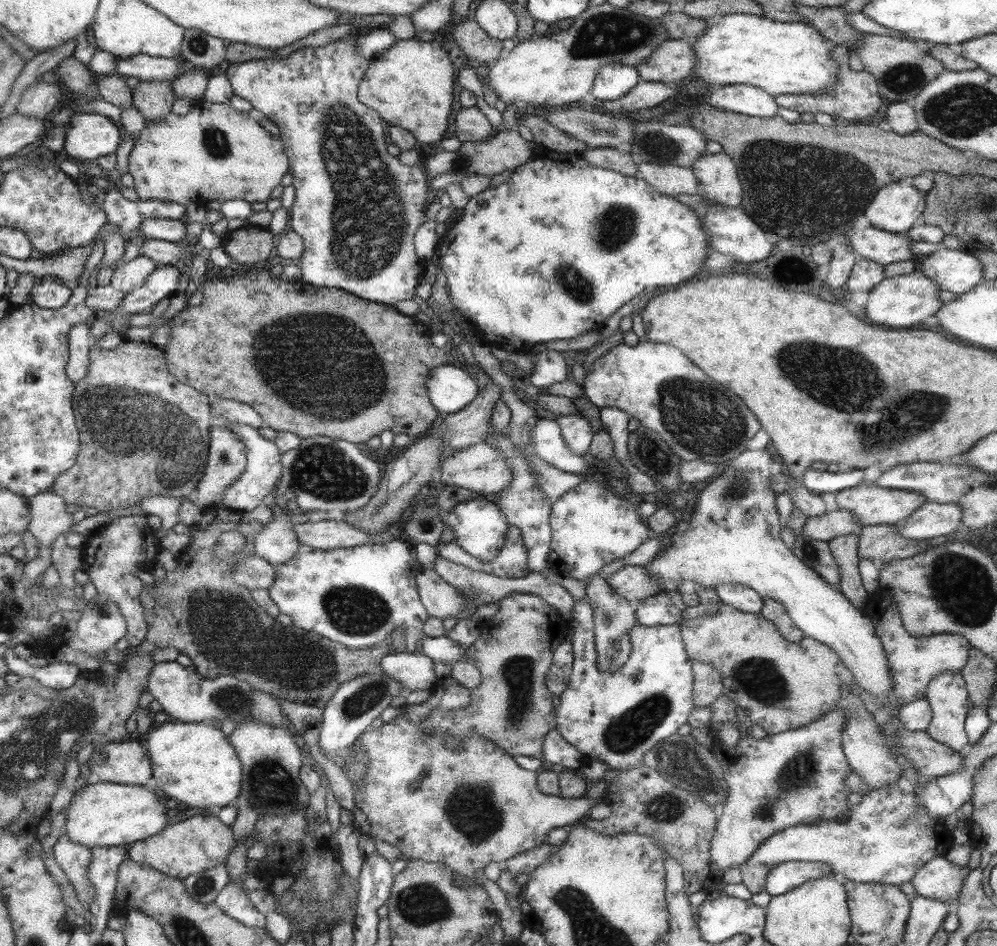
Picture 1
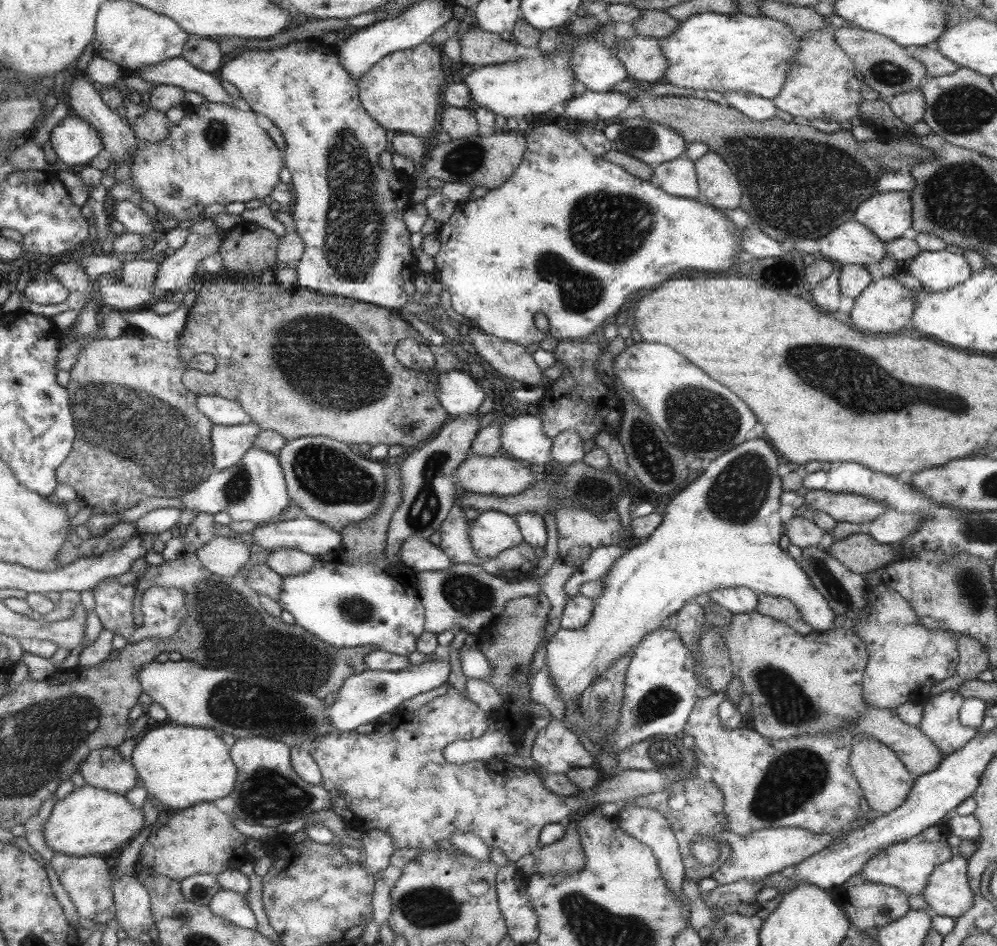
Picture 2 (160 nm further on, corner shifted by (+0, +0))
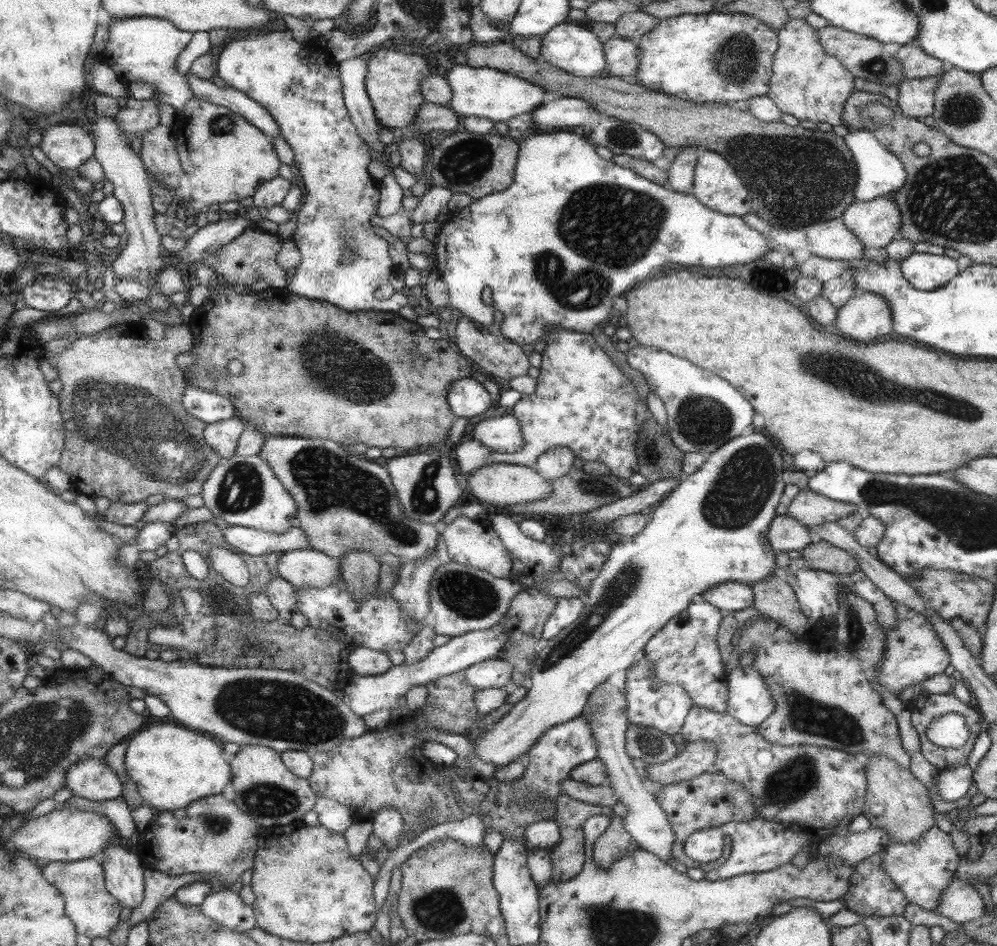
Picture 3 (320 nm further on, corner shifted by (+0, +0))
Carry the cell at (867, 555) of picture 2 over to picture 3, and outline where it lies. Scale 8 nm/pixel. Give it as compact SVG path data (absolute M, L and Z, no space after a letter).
M820 541L817 544L807 544L800 551L801 559L808 568L839 575L848 575L859 572L857 561L849 556L848 552L841 550L827 542Z

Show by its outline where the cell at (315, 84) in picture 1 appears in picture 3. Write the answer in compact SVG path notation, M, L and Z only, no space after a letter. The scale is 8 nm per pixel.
M271 31L267 34L254 33L253 35L239 36L238 38L235 38L235 40L231 40L231 42L225 46L225 50L223 50L221 56L219 56L220 61L217 63L217 75L224 80L227 86L251 97L251 100L260 104L266 110L267 114L269 114L269 116L271 116L276 122L281 137L283 137L283 140L294 152L294 164L298 168L303 181L303 188L305 188L305 201L300 204L299 212L296 214L296 230L295 234L292 236L300 254L300 262L299 265L290 273L292 281L285 286L286 291L291 294L296 294L297 296L302 296L303 298L310 298L311 300L324 300L345 312L359 310L399 312L399 310L408 303L405 295L399 293L396 295L393 294L385 299L385 302L377 302L377 300L373 298L373 290L375 290L377 286L381 286L381 284L387 284L387 278L389 278L391 270L397 268L397 266L393 266L393 262L391 262L389 256L387 256L387 242L383 242L383 238L375 236L375 234L371 232L371 228L369 228L369 218L371 218L373 214L376 214L378 210L377 196L379 196L379 194L377 194L379 184L377 184L375 180L371 180L371 176L367 174L369 148L366 147L365 140L362 140L362 137L359 137L358 130L355 129L353 124L351 124L350 114L347 113L345 101L342 97L342 81L339 74L337 74L337 66L331 64L331 58L329 58L329 56L327 56L327 66L319 64L319 60L315 58L315 54L313 54L311 50L309 50L309 56L305 56L305 60L301 60L301 58L297 56L297 52L301 50L301 46L295 44L295 42L291 40L291 35L292 34L288 31Z

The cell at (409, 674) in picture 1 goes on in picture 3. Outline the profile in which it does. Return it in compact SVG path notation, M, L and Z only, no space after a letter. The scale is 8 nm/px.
M353 647L347 655L347 666L353 675L375 676L392 666L384 652L367 647Z

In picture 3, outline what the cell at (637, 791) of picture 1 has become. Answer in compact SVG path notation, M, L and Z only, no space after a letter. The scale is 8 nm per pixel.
M713 771L698 774L689 780L666 784L657 791L655 798L663 812L666 813L666 819L670 827L674 829L675 840L670 844L670 855L674 860L683 863L686 868L700 868L705 873L717 870L725 862L730 853L732 840L729 835L723 836L721 856L711 862L700 863L688 857L684 852L685 844L692 832L709 827L718 827L731 821L741 822L750 818L753 820L761 818L759 812L754 809L752 796L750 792L747 792L747 789L744 789L735 781L729 780L725 775Z

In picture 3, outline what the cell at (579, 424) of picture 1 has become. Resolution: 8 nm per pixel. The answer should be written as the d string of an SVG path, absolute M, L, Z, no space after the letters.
M555 446L543 452L535 461L534 470L544 479L561 479L573 467L574 453L566 446Z

